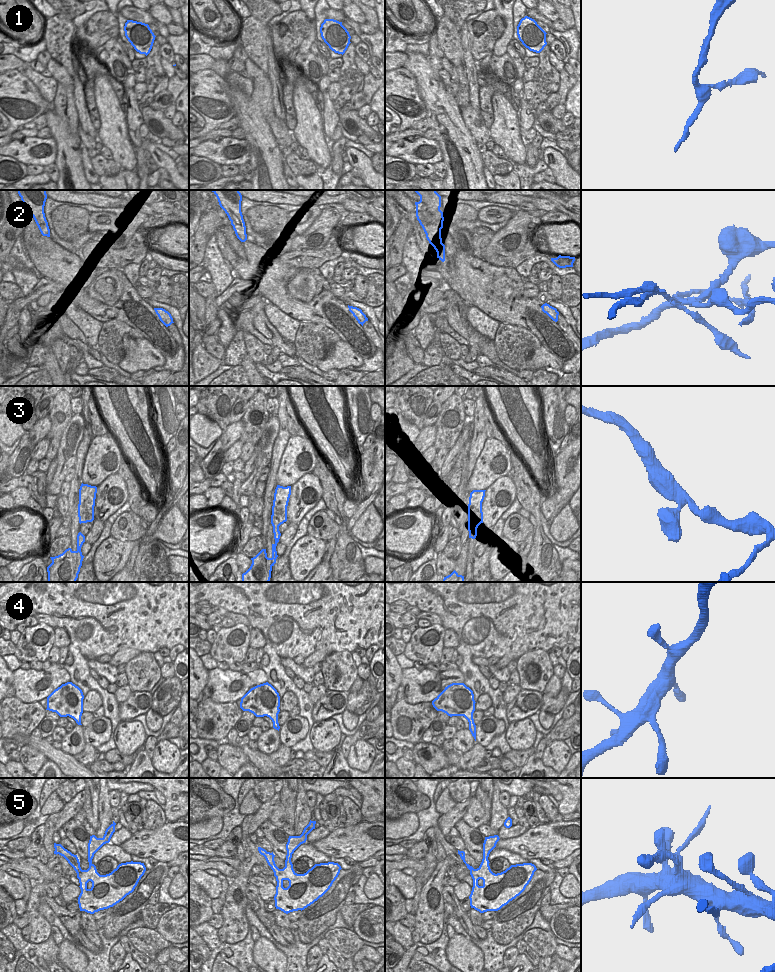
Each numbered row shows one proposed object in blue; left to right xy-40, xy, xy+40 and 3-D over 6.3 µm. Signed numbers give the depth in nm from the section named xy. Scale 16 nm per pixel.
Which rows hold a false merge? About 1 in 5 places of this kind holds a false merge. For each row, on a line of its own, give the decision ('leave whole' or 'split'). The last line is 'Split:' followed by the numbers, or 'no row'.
1: leave whole
2: split
3: leave whole
4: leave whole
5: leave whole
Split: 2

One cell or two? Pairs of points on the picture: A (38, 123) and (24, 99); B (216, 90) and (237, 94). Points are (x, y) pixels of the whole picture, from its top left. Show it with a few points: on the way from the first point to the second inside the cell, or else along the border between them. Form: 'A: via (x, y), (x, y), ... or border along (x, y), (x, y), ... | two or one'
A: border along (44, 113), (26, 122), (21, 127) | two
B: border along (229, 85), (229, 93), (235, 115) | two

